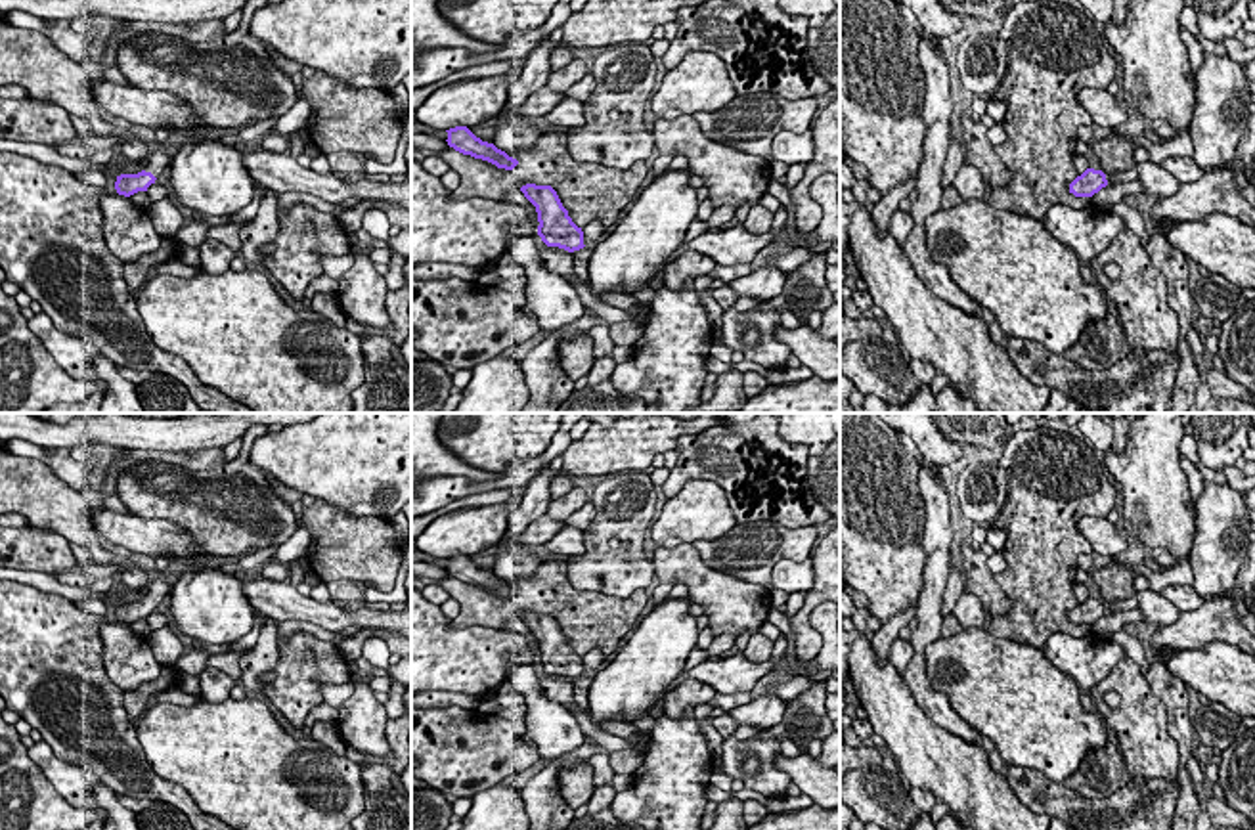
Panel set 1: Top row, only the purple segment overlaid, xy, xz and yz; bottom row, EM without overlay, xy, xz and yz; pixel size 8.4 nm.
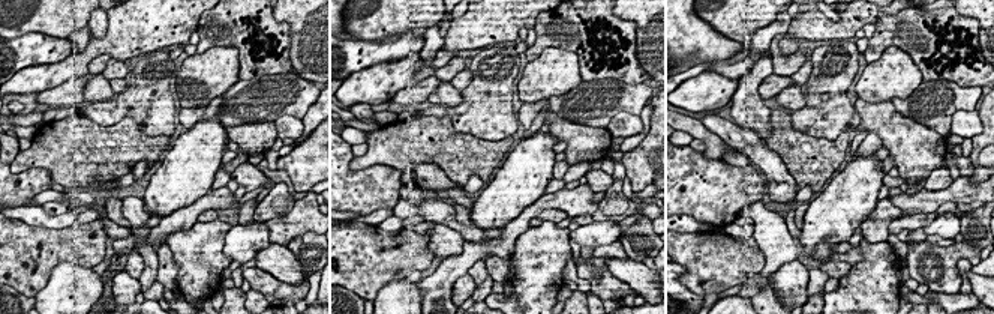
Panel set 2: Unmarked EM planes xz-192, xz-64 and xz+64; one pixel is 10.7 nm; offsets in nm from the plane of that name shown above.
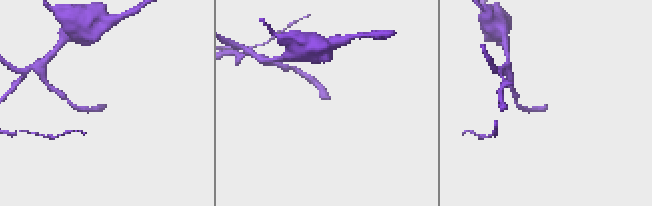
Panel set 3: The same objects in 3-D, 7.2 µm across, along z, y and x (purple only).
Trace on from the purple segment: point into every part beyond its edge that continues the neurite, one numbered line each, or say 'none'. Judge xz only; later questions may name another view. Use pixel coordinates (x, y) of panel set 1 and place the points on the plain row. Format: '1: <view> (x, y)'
none

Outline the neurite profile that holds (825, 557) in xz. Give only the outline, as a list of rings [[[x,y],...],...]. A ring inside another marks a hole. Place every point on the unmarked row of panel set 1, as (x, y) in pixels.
[[[840,528],[826,534],[821,543],[811,553],[813,572],[815,572],[815,585],[811,591],[805,593],[804,606],[800,612],[790,620],[790,629],[796,635],[796,658],[802,662],[811,662],[819,650],[823,648],[823,635],[813,629],[811,625],[811,612],[821,606],[823,602],[834,602],[838,606],[838,631],[840,631]]]

